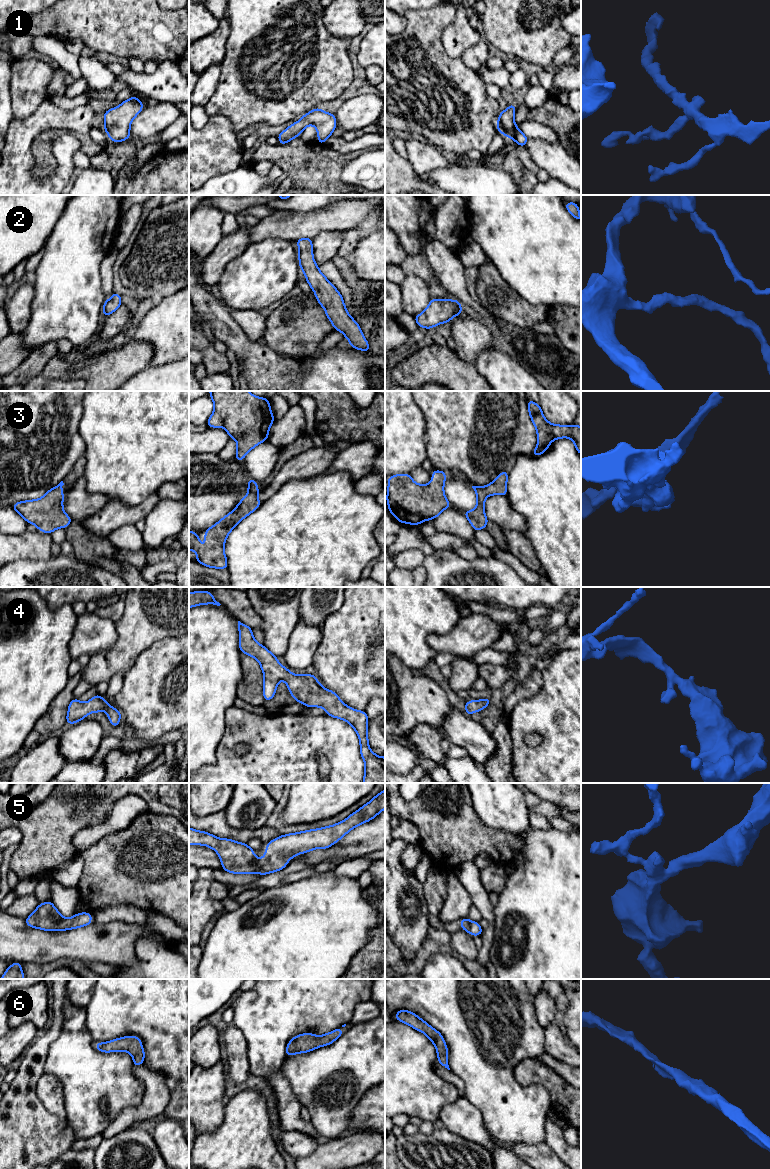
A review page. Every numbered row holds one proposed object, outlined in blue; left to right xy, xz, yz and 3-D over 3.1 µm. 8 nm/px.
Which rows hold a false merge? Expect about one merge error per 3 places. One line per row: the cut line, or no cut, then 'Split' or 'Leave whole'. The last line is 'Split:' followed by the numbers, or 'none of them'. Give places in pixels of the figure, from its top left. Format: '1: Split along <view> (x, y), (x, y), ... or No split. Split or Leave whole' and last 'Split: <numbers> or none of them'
1: No split. Leave whole
2: No split. Leave whole
3: No split. Leave whole
4: No split. Leave whole
5: No split. Leave whole
6: No split. Leave whole
Split: none of them

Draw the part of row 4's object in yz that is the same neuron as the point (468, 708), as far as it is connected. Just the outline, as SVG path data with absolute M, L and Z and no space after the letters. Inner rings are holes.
M487 697L486 699L483 700L472 700L468 701L464 704L465 706L465 712L468 715L472 715L474 712L481 711L485 707L487 707L490 704L490 698Z

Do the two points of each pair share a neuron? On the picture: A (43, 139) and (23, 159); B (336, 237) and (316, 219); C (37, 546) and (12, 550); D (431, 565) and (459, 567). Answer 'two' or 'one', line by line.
A: two
B: two
C: one
D: one

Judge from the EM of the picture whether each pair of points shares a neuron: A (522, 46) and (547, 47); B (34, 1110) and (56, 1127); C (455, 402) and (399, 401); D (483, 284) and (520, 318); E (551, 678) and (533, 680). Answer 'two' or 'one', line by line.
A: one
B: one
C: two
D: one
E: two

